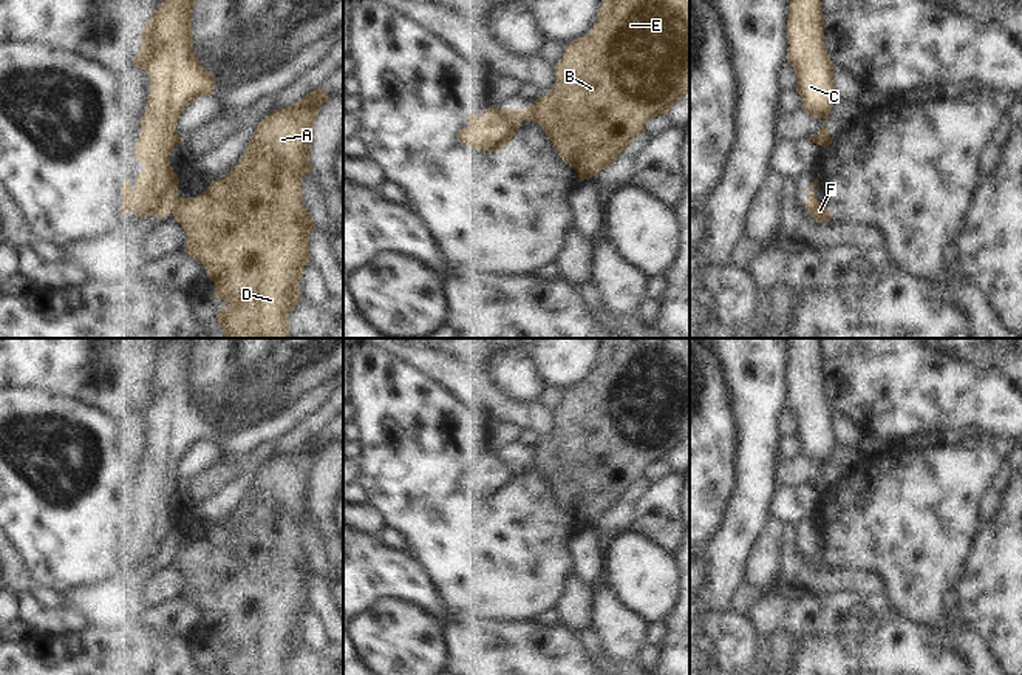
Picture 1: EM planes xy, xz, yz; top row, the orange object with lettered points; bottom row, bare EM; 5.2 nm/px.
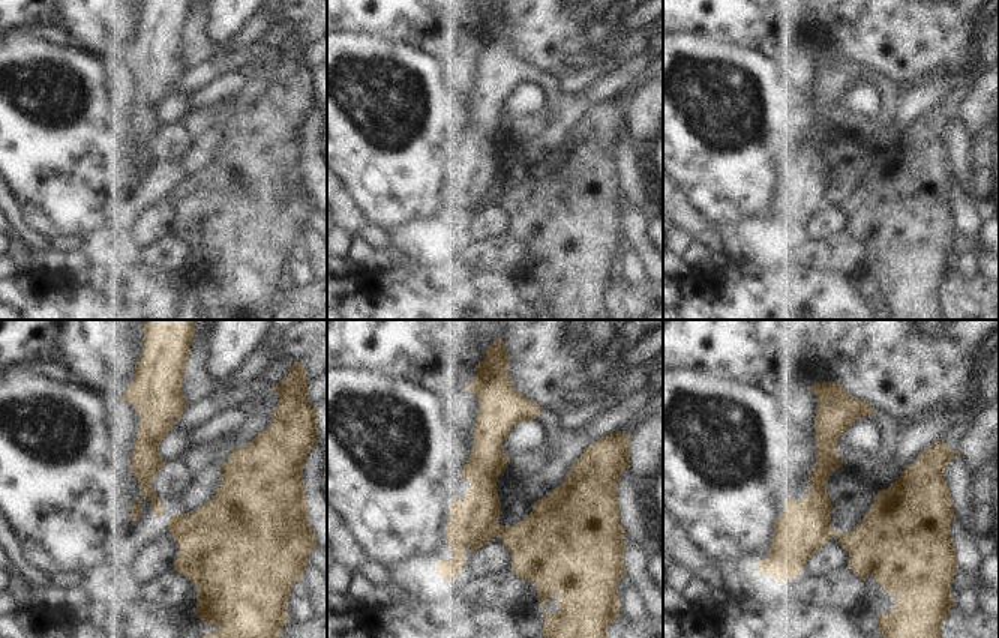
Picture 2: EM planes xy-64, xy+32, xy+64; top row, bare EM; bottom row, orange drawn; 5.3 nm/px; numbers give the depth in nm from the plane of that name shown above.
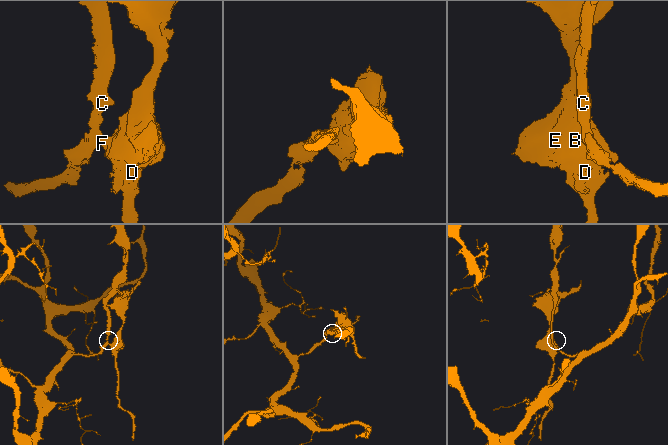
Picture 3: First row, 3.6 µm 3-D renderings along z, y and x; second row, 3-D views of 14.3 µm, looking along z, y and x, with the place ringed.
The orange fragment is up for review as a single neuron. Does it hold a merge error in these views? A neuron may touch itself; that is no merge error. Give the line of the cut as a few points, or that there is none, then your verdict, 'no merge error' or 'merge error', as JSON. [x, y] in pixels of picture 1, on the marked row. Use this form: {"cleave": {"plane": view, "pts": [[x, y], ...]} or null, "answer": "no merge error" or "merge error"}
{"cleave": {"plane": "xy", "pts": [[177, 196], [169, 212]]}, "answer": "merge error"}

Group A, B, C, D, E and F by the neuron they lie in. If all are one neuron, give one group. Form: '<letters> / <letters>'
A B D E F / C

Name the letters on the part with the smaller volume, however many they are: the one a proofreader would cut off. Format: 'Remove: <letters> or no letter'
Remove: A, B, D, E, F

